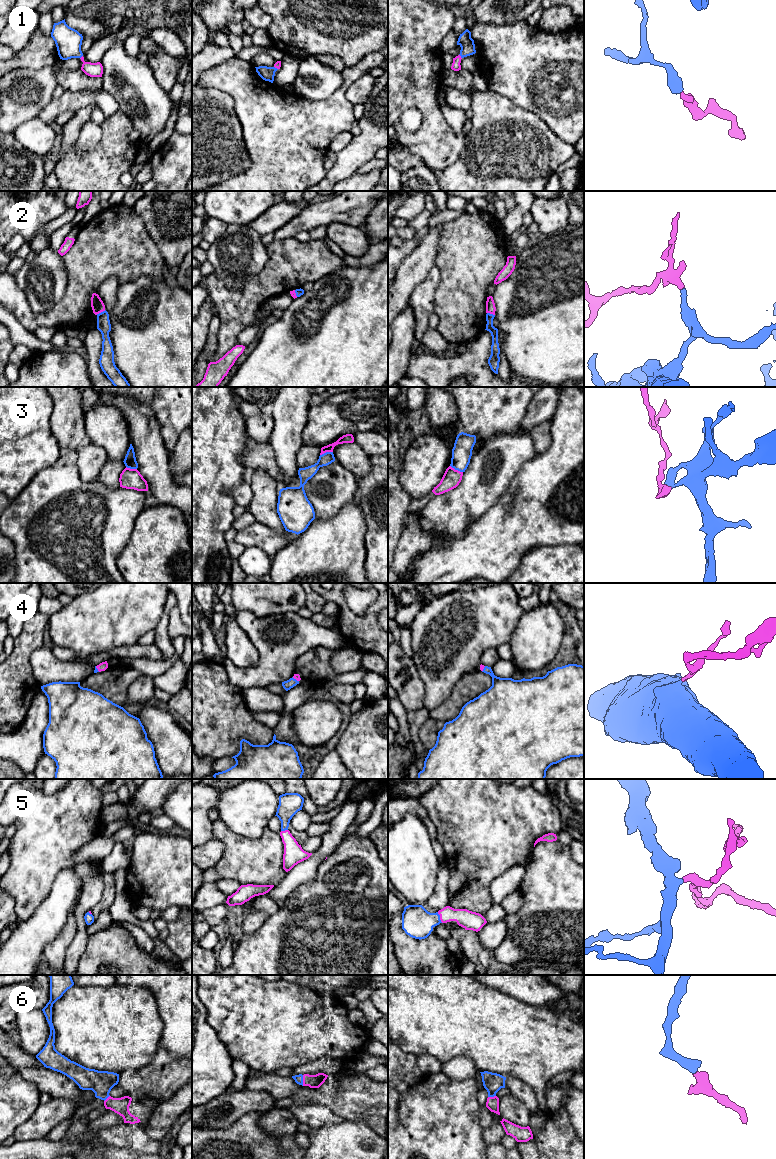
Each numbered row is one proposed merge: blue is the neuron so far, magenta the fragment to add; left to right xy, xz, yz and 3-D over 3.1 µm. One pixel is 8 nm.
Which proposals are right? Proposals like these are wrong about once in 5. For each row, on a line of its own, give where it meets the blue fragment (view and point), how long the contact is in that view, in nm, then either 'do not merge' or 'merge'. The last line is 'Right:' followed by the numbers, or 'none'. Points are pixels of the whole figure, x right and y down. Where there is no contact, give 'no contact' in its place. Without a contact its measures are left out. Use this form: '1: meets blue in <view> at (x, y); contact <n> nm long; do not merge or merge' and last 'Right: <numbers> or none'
1: meets blue in yz at (460, 55); contact 40 nm long; merge
2: meets blue in xy at (101, 312); contact 90 nm long; merge
3: meets blue in xz at (326, 452); contact 110 nm long; merge
4: meets blue in xz at (295, 679); contact 70 nm long; merge
5: meets blue in yz at (439, 917); contact 100 nm long; merge
6: meets blue in xz at (302, 1080); contact 90 nm long; merge
Right: 1, 2, 3, 4, 5, 6

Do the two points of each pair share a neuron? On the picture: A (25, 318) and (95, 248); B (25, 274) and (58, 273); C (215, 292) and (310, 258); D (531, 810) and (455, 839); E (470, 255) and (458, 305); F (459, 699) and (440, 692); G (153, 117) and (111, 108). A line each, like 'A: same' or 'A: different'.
A: same
B: same
C: same
D: same
E: same
F: different
G: different

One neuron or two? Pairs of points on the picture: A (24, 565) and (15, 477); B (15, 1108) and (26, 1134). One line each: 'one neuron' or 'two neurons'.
A: two neurons
B: two neurons

